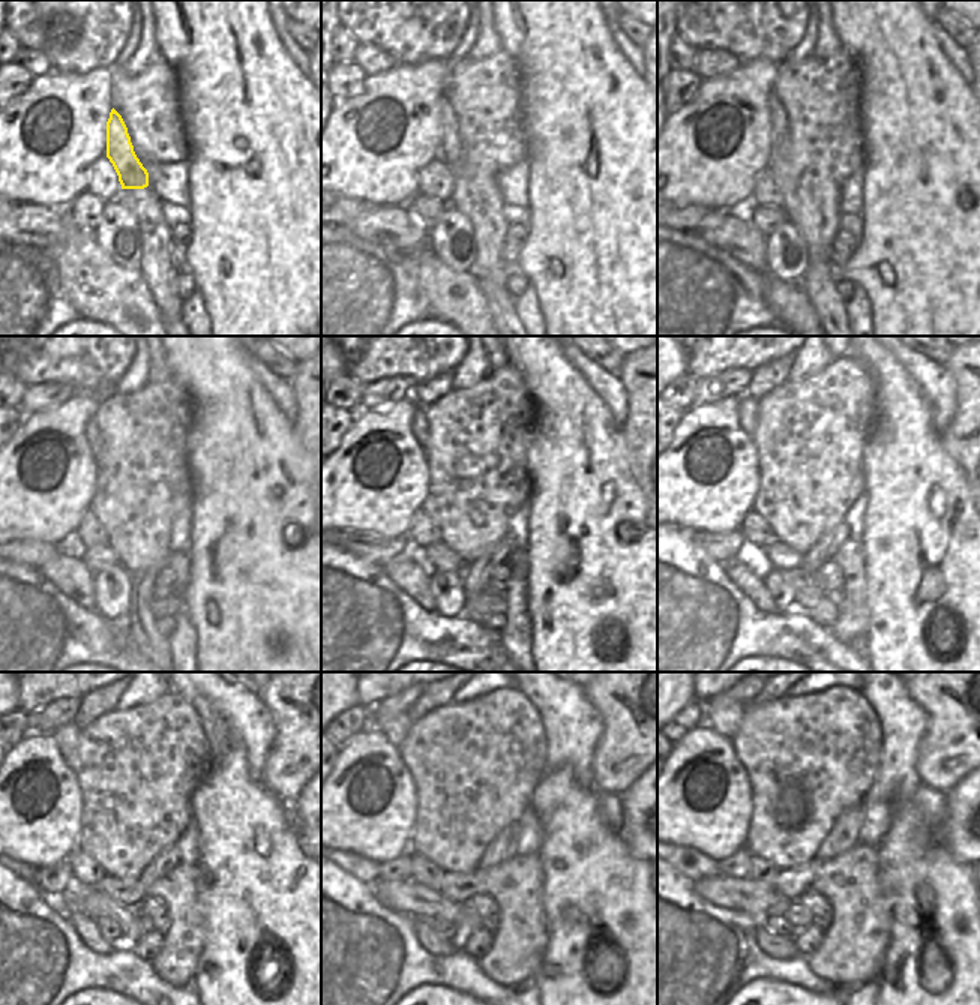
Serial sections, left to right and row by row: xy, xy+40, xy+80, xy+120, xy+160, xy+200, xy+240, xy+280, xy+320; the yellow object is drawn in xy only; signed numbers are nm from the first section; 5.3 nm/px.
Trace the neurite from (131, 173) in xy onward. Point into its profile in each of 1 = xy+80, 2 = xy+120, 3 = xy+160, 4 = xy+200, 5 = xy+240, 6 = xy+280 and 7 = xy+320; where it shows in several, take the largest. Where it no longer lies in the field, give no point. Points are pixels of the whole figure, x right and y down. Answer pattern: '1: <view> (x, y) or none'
1: xy+80 (778, 117)
2: xy+120 (93, 437)
3: xy+160 (420, 431)
4: xy+200 (746, 405)
5: xy+240 (66, 737)
6: xy+280 (395, 728)
7: xy+320 (724, 714)

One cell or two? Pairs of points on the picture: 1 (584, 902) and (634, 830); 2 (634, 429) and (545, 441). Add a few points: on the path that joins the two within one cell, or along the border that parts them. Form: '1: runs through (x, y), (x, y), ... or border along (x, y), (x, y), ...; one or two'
1: border along (619, 831), (625, 845), (641, 860); two
2: border along (619, 429), (629, 465); two

